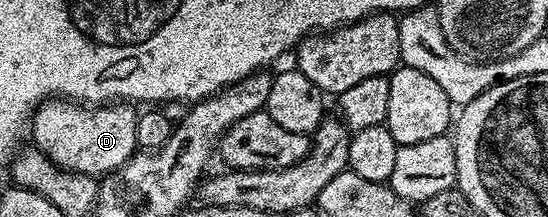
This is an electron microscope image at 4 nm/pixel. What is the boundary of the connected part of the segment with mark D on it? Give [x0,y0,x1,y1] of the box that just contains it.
[30,99,137,179]

